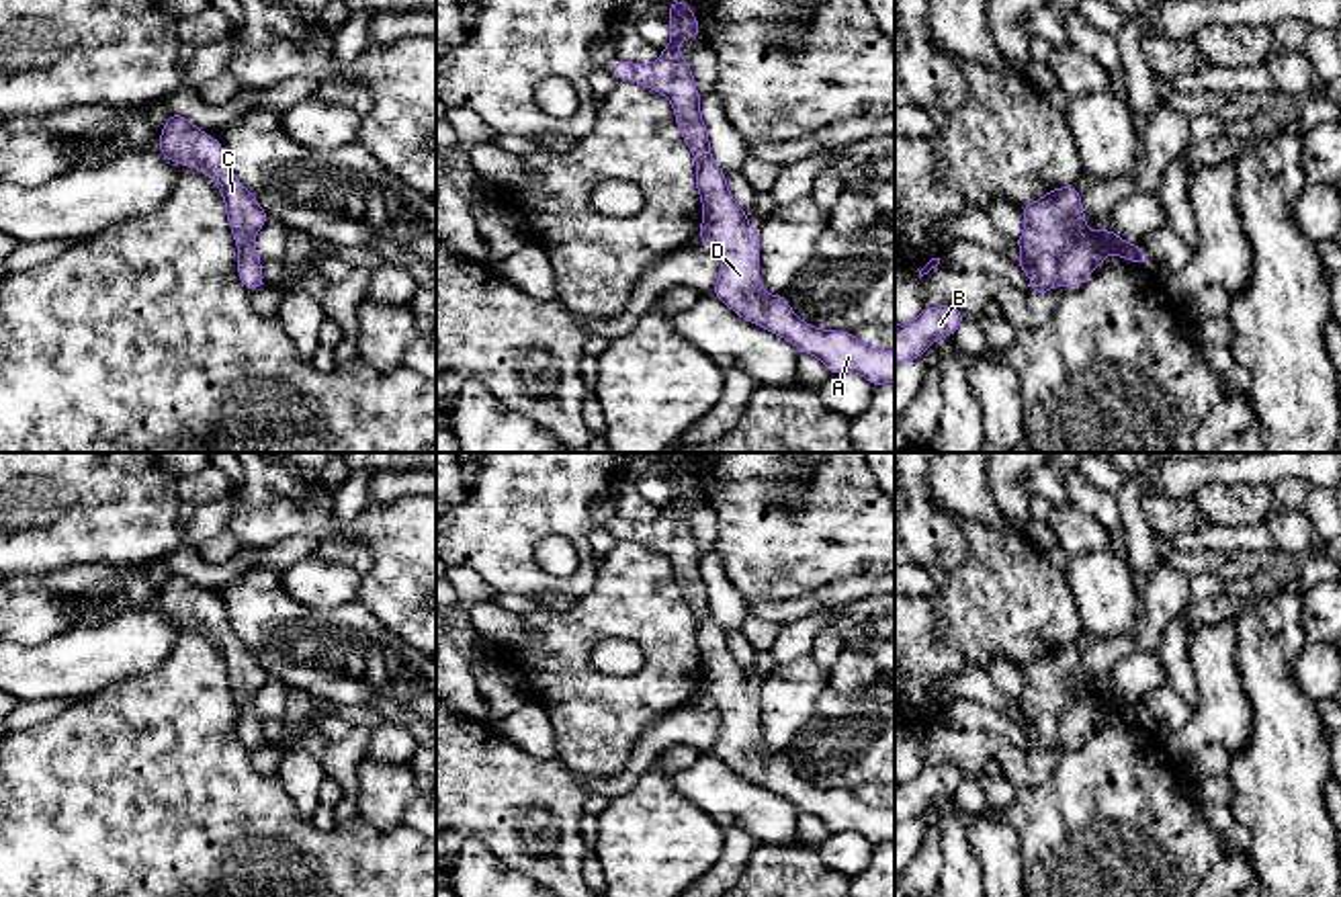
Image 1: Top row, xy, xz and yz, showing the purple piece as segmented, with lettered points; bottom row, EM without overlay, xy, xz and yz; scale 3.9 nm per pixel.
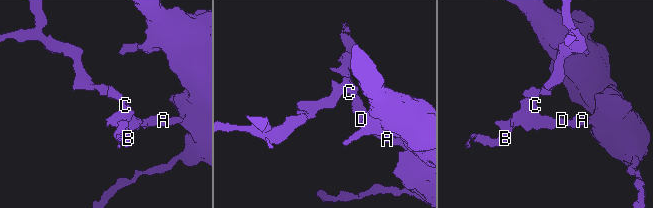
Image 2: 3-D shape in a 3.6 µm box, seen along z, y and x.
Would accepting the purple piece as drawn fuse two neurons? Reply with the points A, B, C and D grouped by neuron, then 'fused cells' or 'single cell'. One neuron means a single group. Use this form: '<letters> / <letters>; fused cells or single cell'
A B C D; single cell

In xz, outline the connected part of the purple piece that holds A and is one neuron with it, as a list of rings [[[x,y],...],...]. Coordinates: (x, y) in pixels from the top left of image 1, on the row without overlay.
[[[686,459],[669,463],[672,498],[653,522],[616,520],[620,539],[635,539],[669,557],[676,584],[696,616],[696,647],[702,659],[700,700],[721,713],[721,733],[712,752],[739,776],[817,815],[831,834],[858,831],[874,846],[895,842],[895,809],[874,809],[850,791],[819,788],[798,778],[784,754],[766,754],[760,741],[760,690],[747,682],[727,647],[725,631],[710,616],[708,590],[700,575],[700,555],[678,504],[702,494]]]

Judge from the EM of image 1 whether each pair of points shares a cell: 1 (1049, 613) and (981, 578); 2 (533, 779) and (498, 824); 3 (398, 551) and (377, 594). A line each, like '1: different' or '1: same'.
1: same
2: same
3: same

